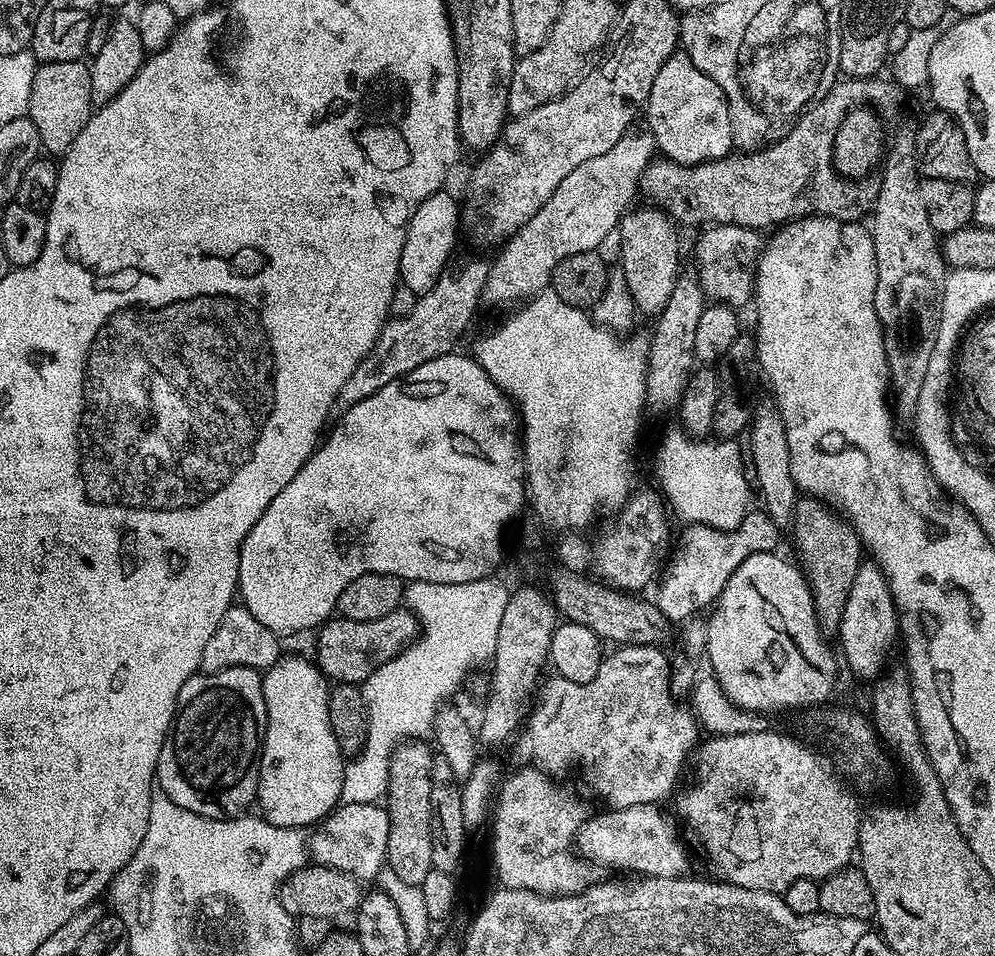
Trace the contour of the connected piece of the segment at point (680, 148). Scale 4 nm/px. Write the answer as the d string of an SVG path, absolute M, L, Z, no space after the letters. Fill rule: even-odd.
M677 50L662 62L654 86L646 101L647 131L656 140L657 149L675 164L704 164L729 155L732 143L732 115L724 91L683 51Z

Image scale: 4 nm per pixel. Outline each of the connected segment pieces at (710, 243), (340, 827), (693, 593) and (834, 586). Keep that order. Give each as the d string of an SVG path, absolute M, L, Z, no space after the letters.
M718 224L704 230L696 244L696 252L700 255L700 287L709 301L730 302L733 309L740 310L754 296L756 261L760 259L762 251L761 233L755 228L743 228L737 224Z
M341 803L313 832L316 833L310 836L306 847L315 863L342 870L361 882L372 880L380 871L385 871L390 834L387 807L379 803Z
M763 510L749 511L733 532L719 532L705 524L688 524L685 529L680 536L676 553L674 548L659 573L660 589L654 595L658 610L662 610L664 617L673 622L691 621L695 612L700 612L703 608L711 609L722 594L730 574L734 574L734 570L738 570L746 558L755 552L770 552L777 547L778 526Z
M802 496L797 499L796 508L793 512L793 519L790 529L796 535L796 552L800 555L799 567L804 573L804 579L808 581L808 588L812 591L812 601L816 607L816 617L821 629L825 633L835 633L840 627L842 610L846 604L846 598L850 592L850 584L854 582L856 571L862 563L862 545L856 537L856 531L847 520L841 518L829 505L826 505L817 497Z

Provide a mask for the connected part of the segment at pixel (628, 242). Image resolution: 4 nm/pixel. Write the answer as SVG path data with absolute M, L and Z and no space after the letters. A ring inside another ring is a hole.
M656 206L625 212L618 225L622 275L633 296L635 307L649 318L655 317L670 302L676 277L681 275L680 252L676 249L676 228L671 216Z

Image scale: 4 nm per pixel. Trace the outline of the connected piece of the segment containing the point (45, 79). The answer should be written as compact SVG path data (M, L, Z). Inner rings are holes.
M83 59L70 62L50 62L40 64L34 74L34 86L30 90L28 117L38 126L40 143L57 154L68 151L68 147L82 134L86 122L91 118L94 105L90 78L92 69Z

